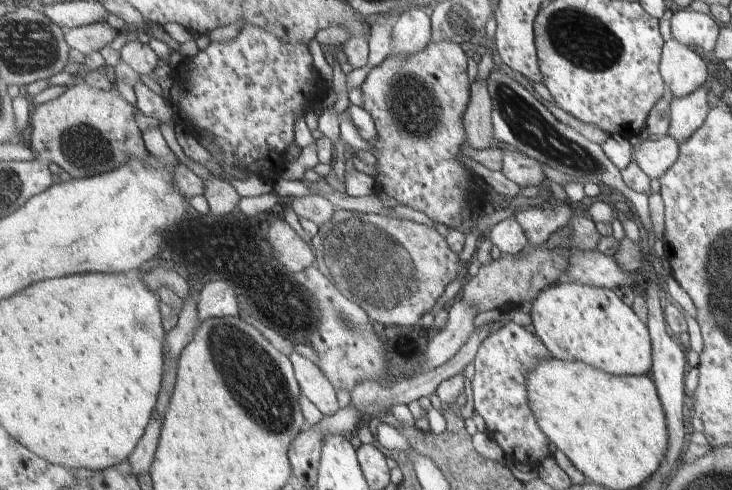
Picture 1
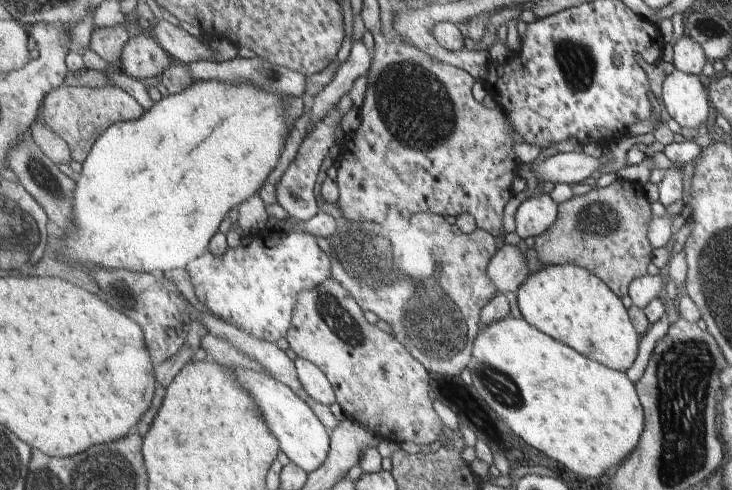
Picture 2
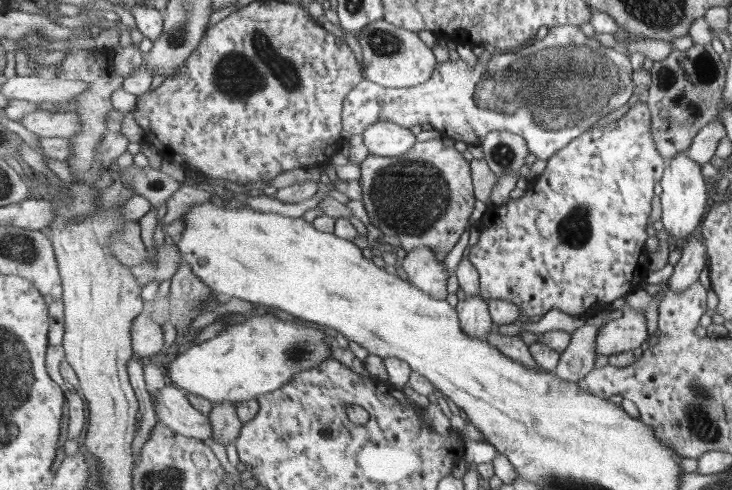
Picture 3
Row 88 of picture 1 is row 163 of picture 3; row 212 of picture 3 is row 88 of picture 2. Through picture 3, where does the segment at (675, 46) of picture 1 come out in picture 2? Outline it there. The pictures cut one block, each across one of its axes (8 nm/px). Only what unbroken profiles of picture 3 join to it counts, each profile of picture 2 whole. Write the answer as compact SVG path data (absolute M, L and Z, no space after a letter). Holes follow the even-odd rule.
M675 68L662 85L668 114L683 128L701 128L711 116L711 104L698 75Z

